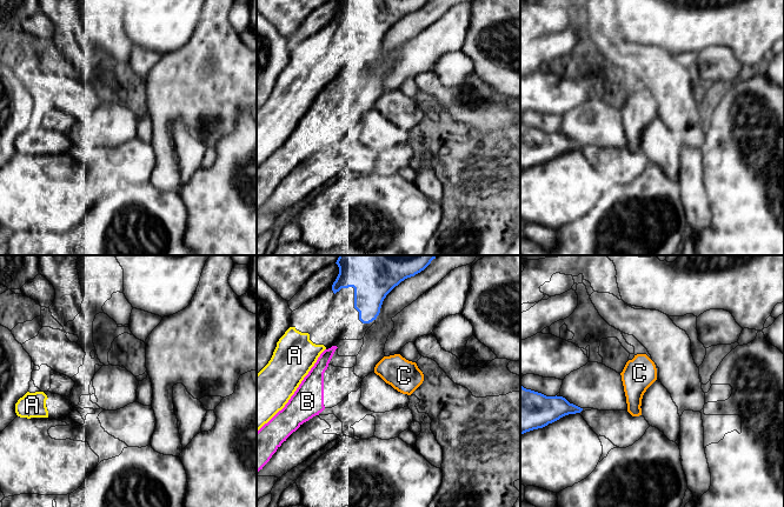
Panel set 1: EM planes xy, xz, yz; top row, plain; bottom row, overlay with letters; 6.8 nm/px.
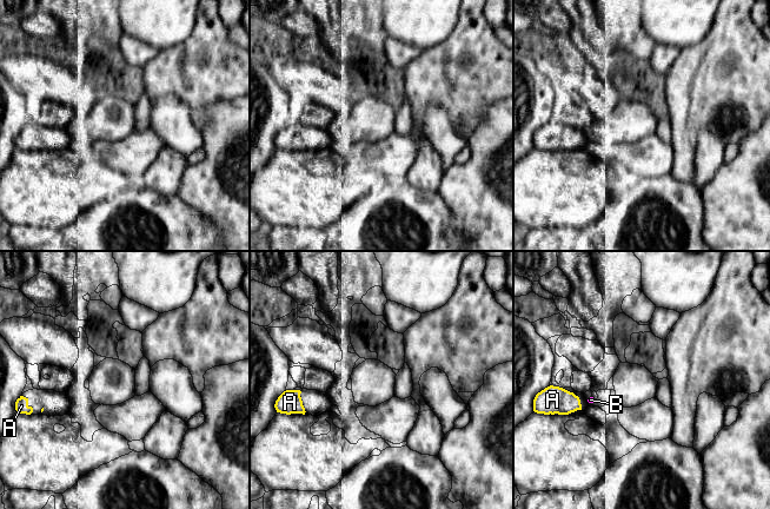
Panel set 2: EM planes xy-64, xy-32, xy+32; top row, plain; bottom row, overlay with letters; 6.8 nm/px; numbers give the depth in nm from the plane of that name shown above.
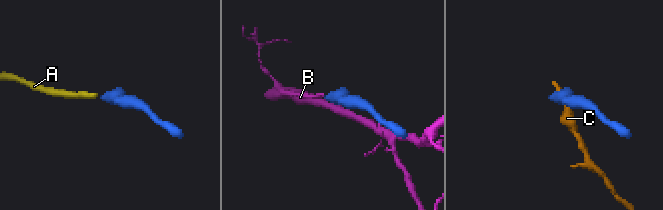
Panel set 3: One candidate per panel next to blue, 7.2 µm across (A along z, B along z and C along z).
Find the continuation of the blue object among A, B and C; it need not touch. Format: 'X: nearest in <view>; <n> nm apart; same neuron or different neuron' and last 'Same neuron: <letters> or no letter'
A: nearest in xz; 300 nm apart; same neuron
B: nearest in xz; 240 nm apart; different neuron
C: nearest in xz; 260 nm apart; different neuron
Same neuron: A

